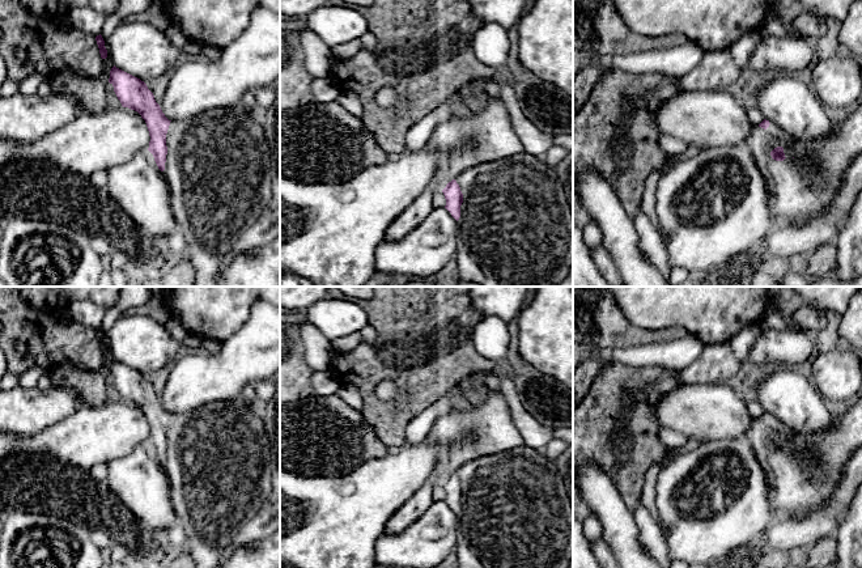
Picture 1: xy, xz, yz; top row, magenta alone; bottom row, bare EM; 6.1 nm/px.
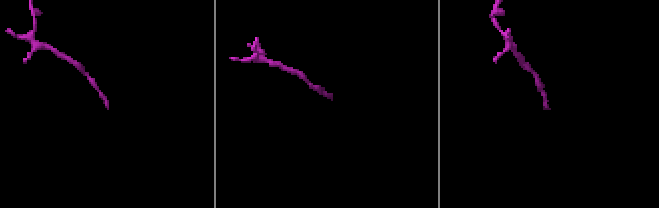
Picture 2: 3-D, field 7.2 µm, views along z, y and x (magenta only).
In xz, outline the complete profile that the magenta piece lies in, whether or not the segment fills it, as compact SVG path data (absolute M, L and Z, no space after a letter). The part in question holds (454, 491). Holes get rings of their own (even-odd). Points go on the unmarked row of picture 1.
M527 445L514 448L508 452L493 453L466 462L457 469L442 483L446 499L445 501L457 513L459 535L457 538L457 563L458 568L568 568L573 560L573 503L566 492L564 479L559 474L556 462L547 459Z

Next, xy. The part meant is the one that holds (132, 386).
M114 359L109 376L122 399L137 404L147 416L150 429L148 444L167 474L173 509L187 537L183 550L195 561L196 568L216 568L222 551L272 493L271 446L262 411L252 408L241 395L232 400L209 402L188 412L169 414L140 372Z

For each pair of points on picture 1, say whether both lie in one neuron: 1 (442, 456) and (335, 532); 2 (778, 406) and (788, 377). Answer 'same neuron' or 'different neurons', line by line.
1: same neuron
2: same neuron

